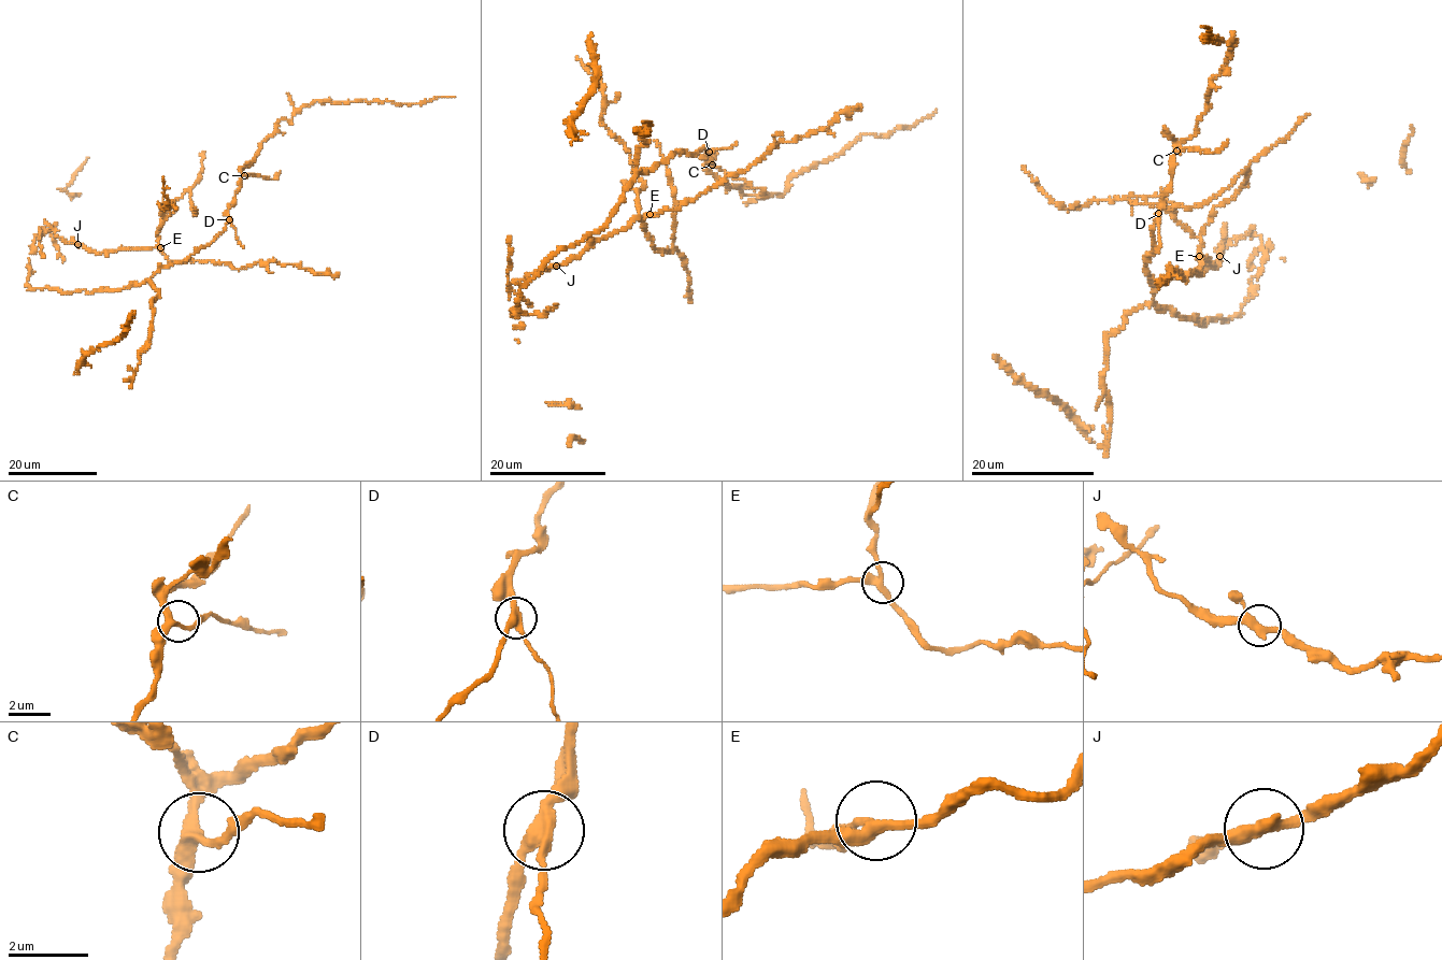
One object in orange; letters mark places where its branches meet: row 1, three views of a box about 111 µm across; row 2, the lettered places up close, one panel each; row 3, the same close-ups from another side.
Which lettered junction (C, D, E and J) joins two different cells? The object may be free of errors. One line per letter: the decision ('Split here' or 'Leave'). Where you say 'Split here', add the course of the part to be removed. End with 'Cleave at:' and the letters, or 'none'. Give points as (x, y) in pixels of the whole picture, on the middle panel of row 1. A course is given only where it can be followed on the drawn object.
C: Leave
D: Split here. Course of the part to remove: (709, 152), (738, 143)
E: Leave
J: Leave
Cleave at: D

